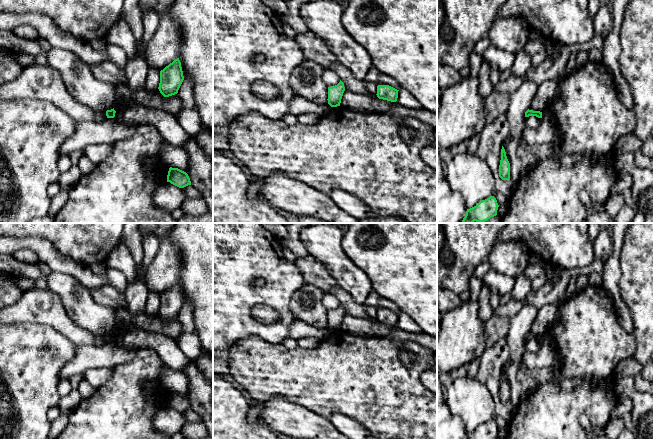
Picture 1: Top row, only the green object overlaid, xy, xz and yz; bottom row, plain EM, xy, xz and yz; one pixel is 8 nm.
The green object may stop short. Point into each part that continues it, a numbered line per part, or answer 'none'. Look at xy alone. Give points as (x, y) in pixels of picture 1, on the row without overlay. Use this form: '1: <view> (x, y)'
none

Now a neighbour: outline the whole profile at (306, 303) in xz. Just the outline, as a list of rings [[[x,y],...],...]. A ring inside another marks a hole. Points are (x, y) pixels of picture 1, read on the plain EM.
[[[305,283],[290,299],[290,310],[297,321],[303,321],[316,328],[328,328],[328,311],[323,305],[324,292]]]

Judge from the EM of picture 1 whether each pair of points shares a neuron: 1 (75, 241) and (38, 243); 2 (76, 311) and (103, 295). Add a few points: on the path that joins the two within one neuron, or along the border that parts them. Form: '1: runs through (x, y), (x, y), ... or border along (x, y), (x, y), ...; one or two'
1: border along (27, 238), (46, 239), (62, 255), (68, 257); two
2: border along (90, 291), (99, 304), (114, 309); two

